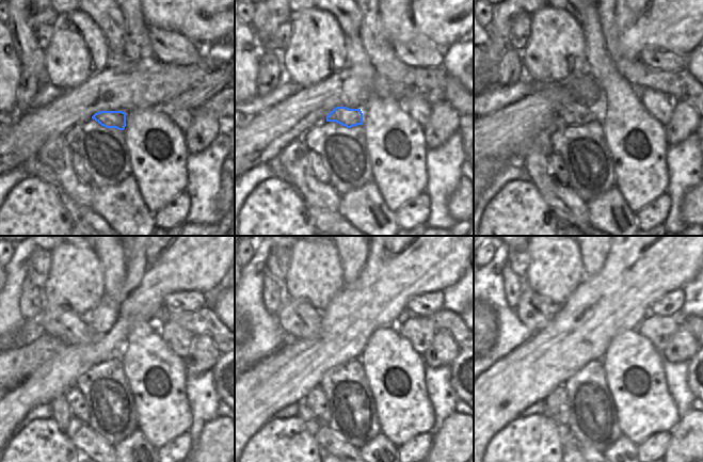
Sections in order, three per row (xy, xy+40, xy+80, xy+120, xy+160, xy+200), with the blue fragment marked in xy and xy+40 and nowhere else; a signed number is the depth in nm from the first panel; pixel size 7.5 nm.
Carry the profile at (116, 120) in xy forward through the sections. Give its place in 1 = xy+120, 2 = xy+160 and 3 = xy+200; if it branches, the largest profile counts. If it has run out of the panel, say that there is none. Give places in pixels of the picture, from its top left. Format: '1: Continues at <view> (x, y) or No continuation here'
1: Continues at xy+120 (62, 322)
2: Continues at xy+160 (300, 320)
3: Continues at xy+200 (534, 311)

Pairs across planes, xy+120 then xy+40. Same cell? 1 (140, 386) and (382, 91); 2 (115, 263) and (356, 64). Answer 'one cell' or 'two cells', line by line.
1: two cells
2: one cell

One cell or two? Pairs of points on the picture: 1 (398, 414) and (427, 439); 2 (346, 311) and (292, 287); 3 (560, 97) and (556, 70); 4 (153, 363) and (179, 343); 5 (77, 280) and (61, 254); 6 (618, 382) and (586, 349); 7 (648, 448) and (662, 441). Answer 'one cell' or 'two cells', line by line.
1: two cells
2: two cells
3: two cells
4: two cells
5: one cell
6: two cells
7: one cell

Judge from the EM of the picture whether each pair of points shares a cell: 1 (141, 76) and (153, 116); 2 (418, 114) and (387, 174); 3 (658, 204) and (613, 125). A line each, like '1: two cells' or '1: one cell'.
1: two cells
2: two cells
3: two cells

